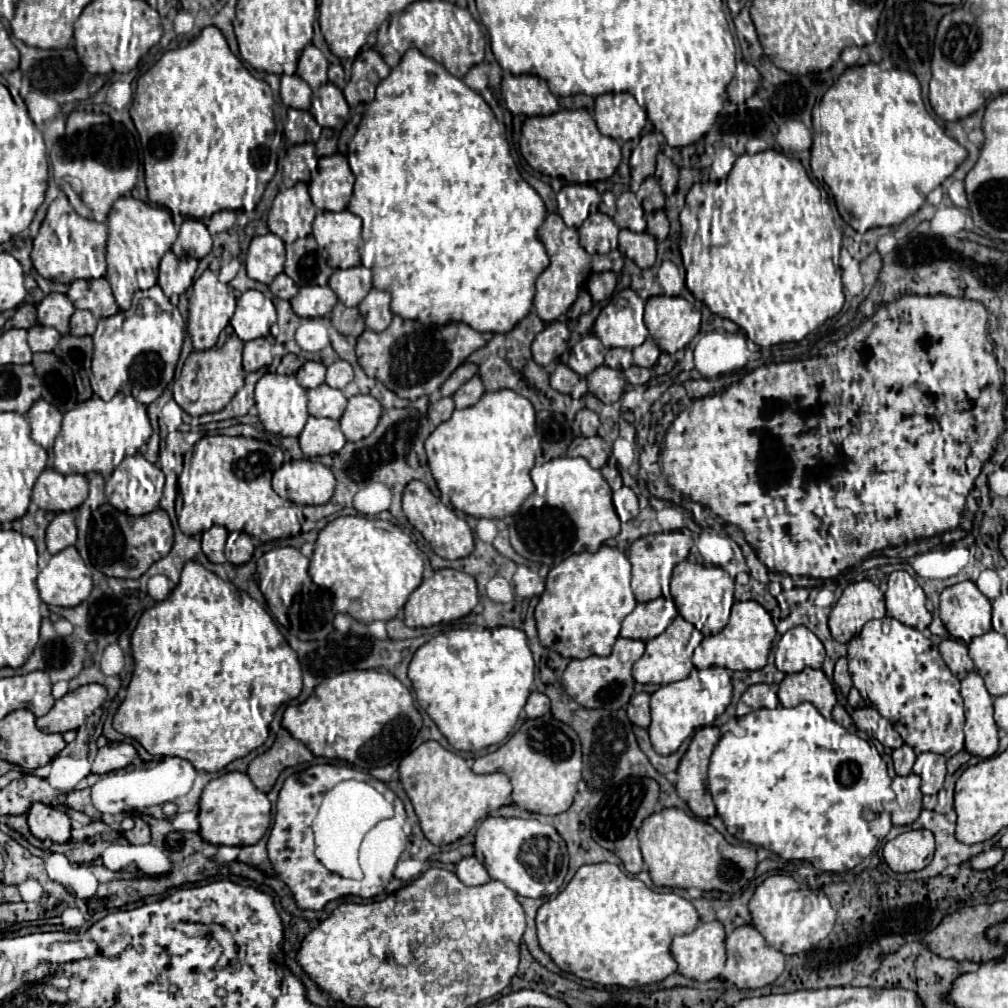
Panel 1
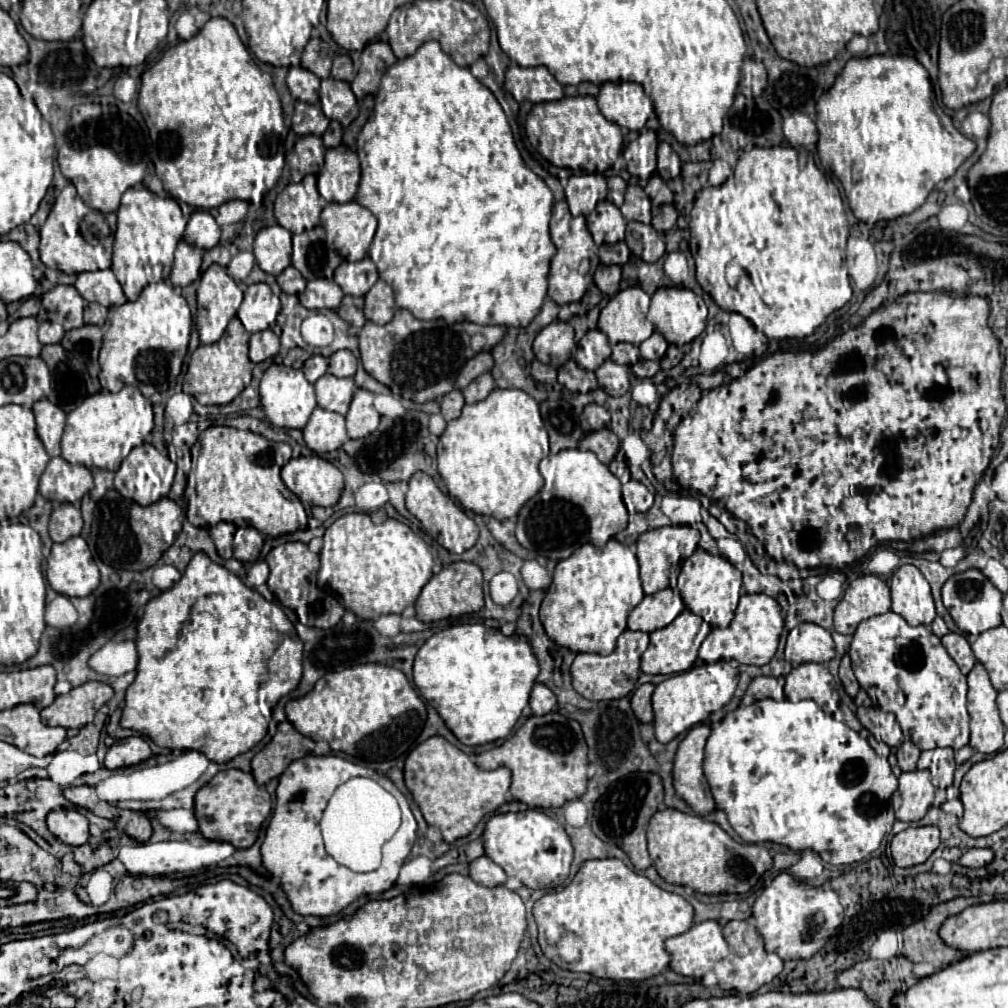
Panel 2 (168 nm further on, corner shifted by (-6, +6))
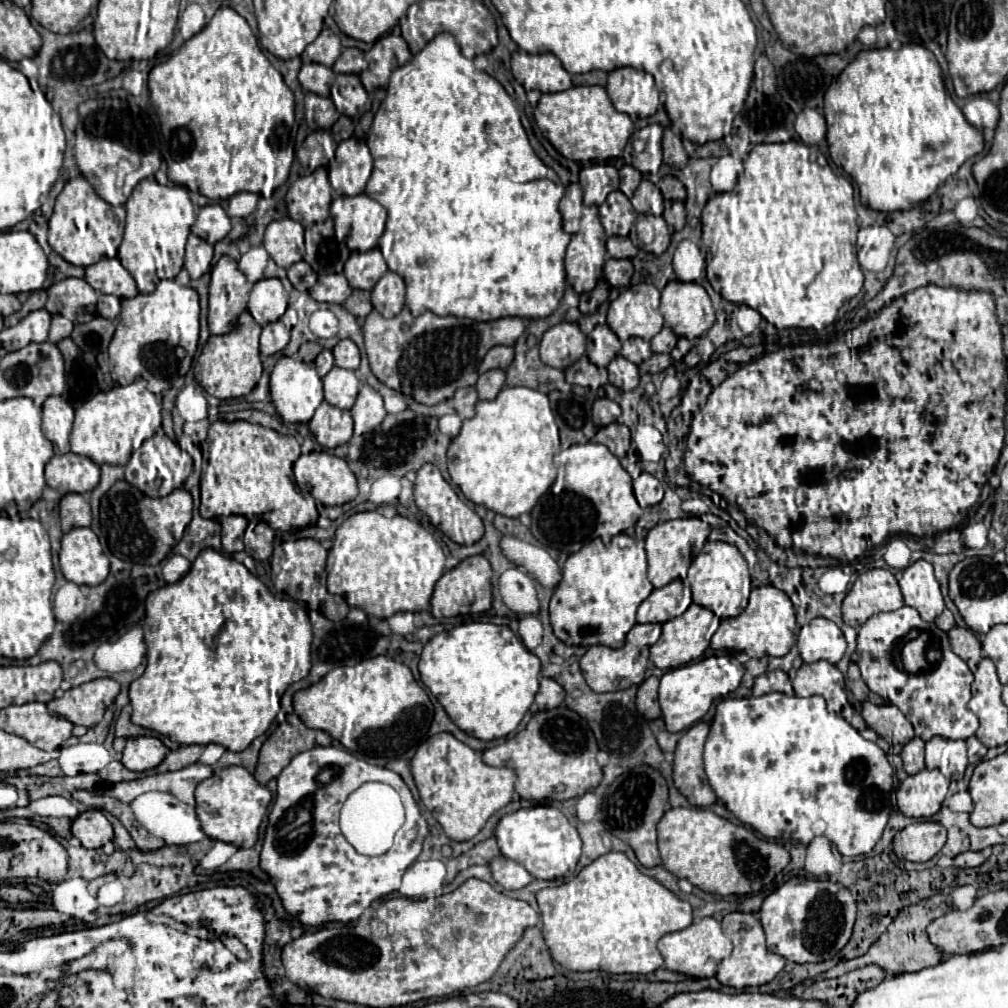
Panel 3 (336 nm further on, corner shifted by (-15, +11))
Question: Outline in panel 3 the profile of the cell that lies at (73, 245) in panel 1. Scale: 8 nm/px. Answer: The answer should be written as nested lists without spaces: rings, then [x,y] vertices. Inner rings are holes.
[[[79,175],[65,183],[63,191],[55,201],[55,209],[49,219],[49,245],[65,261],[79,267],[89,267],[97,263],[101,257],[117,255],[117,249],[123,239],[123,227],[125,227],[125,209],[111,207],[109,203],[105,203],[91,189],[87,179]]]

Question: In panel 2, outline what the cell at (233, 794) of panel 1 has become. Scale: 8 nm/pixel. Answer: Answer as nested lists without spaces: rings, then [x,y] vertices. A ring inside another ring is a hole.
[[[222,770],[204,788],[198,790],[194,810],[200,834],[208,840],[230,842],[234,848],[250,848],[258,840],[262,822],[272,810],[272,798],[264,786],[254,782],[254,776],[242,770]]]

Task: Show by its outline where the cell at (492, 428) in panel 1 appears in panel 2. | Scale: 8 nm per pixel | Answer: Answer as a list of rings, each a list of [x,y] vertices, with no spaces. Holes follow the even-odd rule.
[[[496,388],[488,398],[464,406],[462,416],[448,422],[438,440],[438,472],[448,492],[466,510],[506,520],[544,486],[538,464],[549,452],[538,402],[524,390]]]

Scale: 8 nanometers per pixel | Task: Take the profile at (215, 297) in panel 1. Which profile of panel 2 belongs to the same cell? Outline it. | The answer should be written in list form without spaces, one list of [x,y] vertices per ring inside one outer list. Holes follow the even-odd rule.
[[[212,264],[200,278],[198,286],[196,328],[202,344],[216,342],[242,304],[242,290],[228,276],[226,268]]]

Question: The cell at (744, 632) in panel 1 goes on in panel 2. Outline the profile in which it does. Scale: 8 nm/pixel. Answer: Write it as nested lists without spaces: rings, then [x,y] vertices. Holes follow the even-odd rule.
[[[742,594],[730,626],[724,630],[712,628],[712,632],[702,642],[700,660],[710,664],[710,662],[734,658],[740,664],[764,666],[776,654],[782,630],[784,630],[784,614],[774,598],[770,598],[766,594]]]

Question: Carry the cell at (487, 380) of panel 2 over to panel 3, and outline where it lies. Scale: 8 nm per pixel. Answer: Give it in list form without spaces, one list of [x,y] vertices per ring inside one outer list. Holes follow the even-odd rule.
[[[491,369],[487,373],[483,373],[477,381],[477,393],[479,393],[479,399],[495,399],[497,393],[503,389],[505,385],[505,371],[501,369]]]

